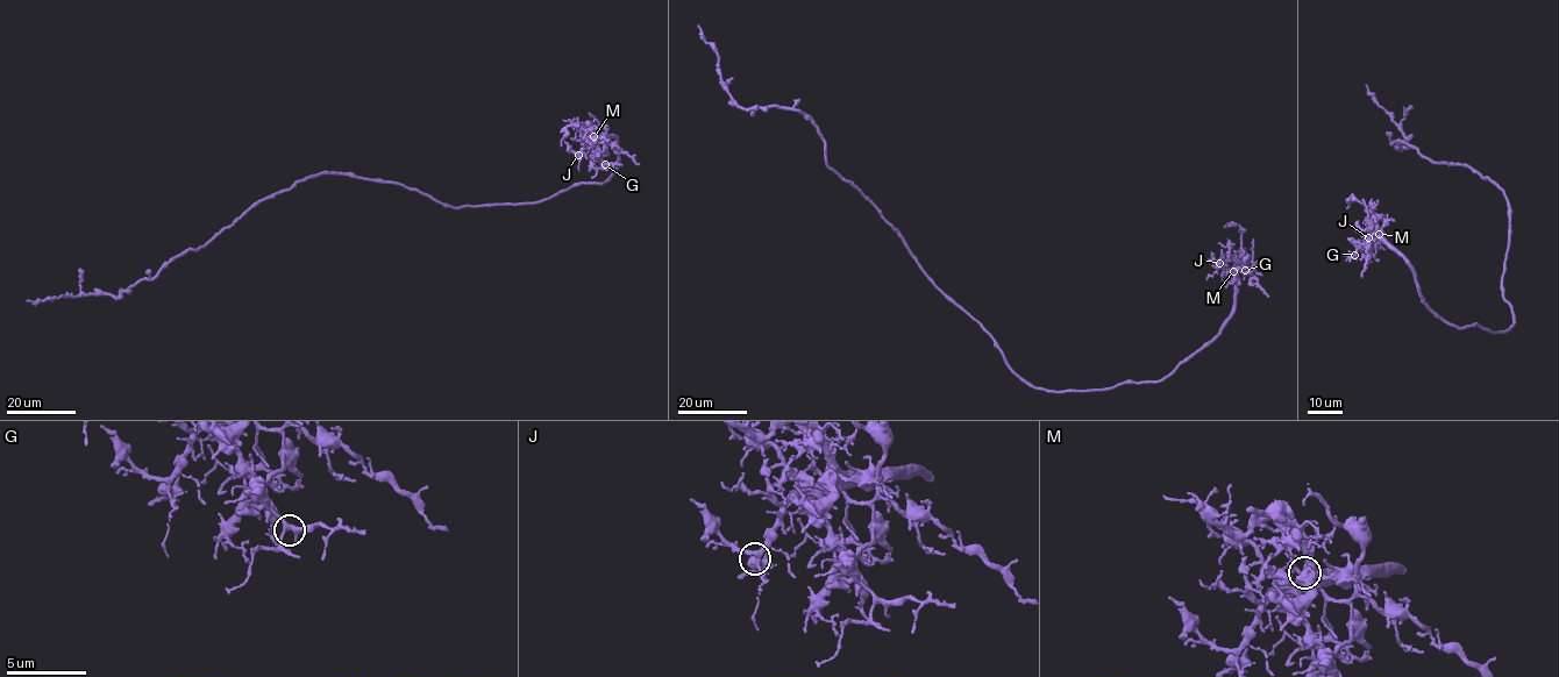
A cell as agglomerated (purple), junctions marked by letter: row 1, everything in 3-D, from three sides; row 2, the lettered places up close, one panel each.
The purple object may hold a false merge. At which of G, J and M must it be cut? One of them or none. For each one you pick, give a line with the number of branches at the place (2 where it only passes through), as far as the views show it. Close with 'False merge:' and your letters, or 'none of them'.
M: 4
False merge: M

